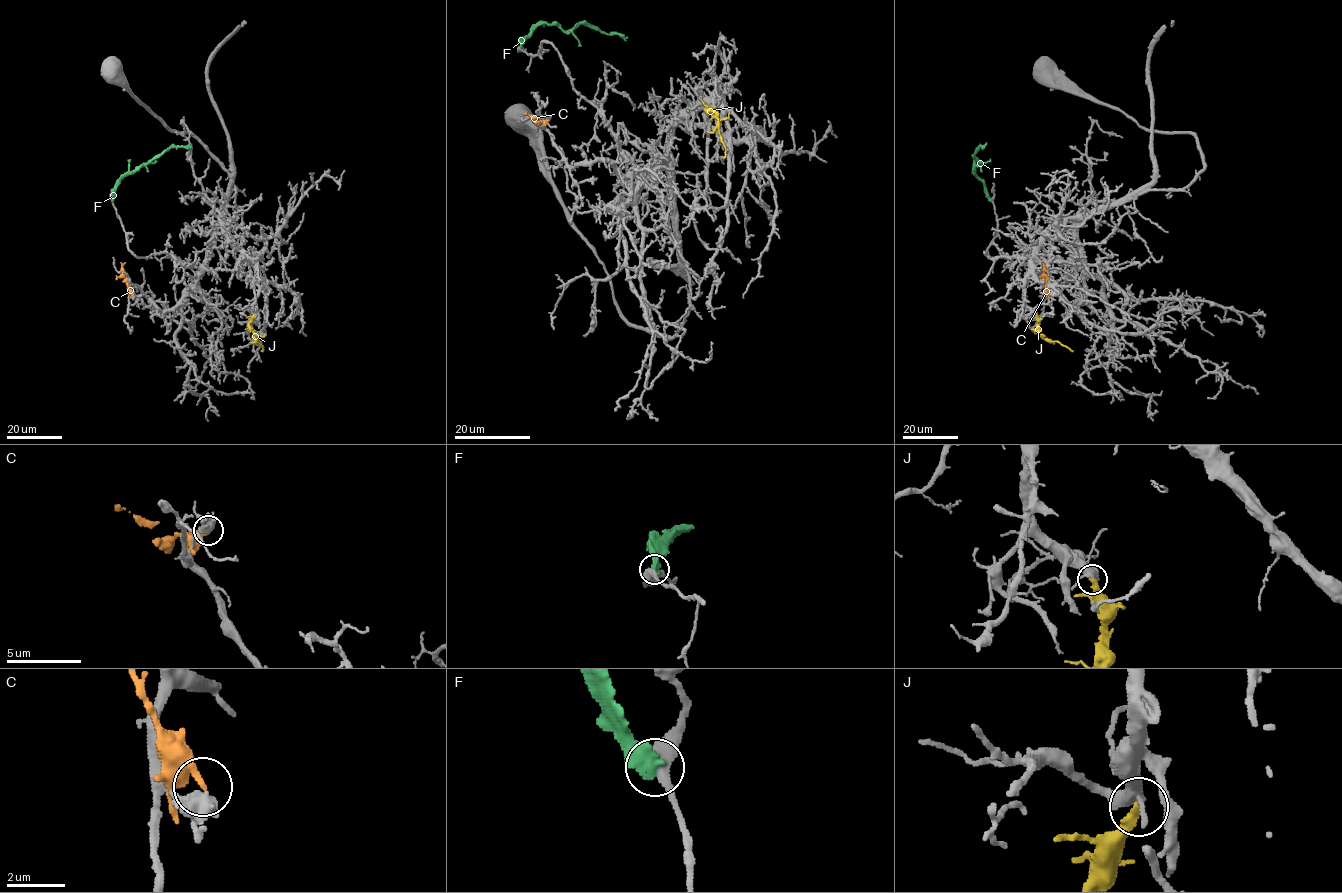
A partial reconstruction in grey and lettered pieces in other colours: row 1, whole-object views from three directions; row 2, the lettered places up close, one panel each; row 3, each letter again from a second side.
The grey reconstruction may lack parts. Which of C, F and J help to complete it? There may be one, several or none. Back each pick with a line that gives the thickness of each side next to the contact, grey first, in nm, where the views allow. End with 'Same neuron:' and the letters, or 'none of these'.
J: 360/380 nm
Same neuron: J

